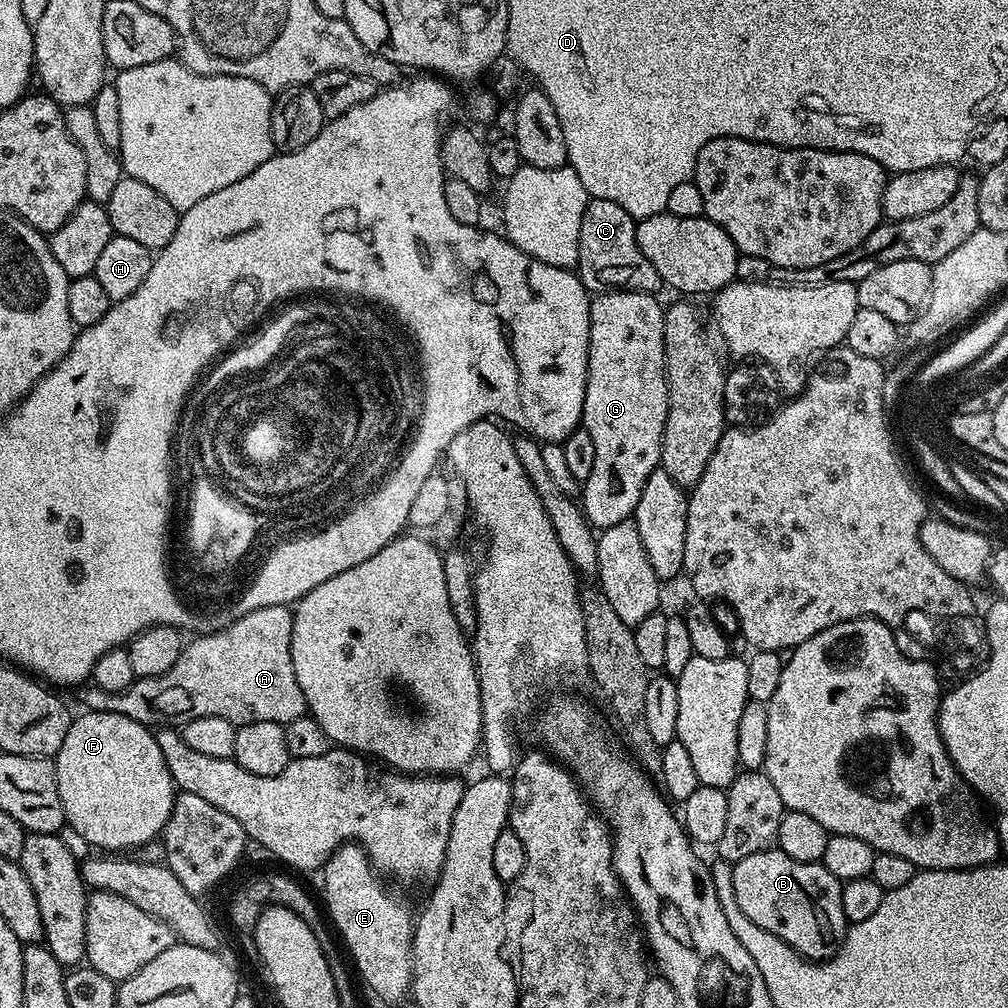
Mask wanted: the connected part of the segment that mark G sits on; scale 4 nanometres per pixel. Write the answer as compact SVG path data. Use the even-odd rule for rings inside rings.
M602 292L592 300L590 310L590 342L588 343L588 377L586 378L586 394L584 395L584 414L582 426L594 438L594 470L590 470L590 478L582 481L584 500L582 511L585 519L593 529L603 530L610 526L618 526L618 522L633 519L638 498L642 498L642 486L650 478L650 474L660 468L660 451L668 413L668 376L664 373L664 308L656 301L657 297L650 292Z

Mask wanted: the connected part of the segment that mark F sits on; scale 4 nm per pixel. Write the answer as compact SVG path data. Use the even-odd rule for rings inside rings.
M85 711L84 716L77 715L72 721L70 730L62 742L62 746L56 752L54 763L56 766L56 781L58 790L62 798L64 815L67 827L73 828L82 839L88 844L93 844L96 850L120 850L116 848L140 848L143 844L148 844L152 839L159 837L164 831L166 822L172 813L172 803L176 801L177 787L172 783L172 775L166 766L166 758L158 746L155 735L145 725L134 722L117 712L89 712Z

